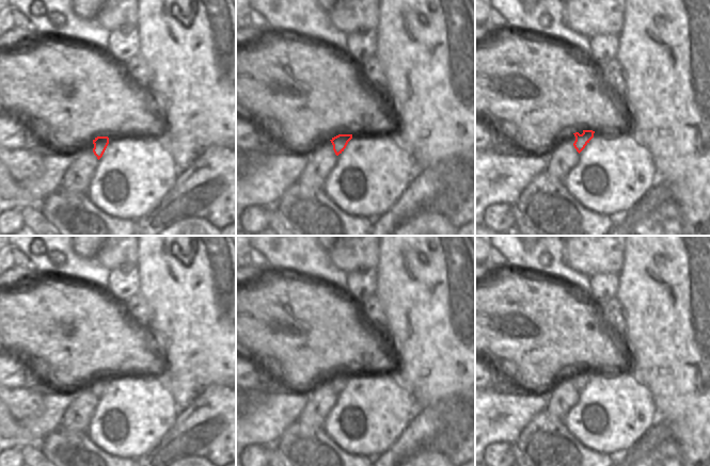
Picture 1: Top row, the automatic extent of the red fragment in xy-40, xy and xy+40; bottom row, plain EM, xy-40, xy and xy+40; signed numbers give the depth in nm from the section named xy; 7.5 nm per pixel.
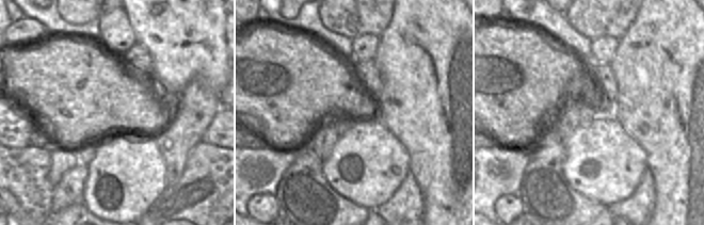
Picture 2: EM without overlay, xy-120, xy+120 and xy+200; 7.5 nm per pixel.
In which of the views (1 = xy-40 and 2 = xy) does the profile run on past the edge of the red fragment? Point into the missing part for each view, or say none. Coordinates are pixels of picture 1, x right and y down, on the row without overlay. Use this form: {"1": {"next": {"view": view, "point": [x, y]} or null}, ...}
{"1": {"next": null}, "2": {"next": null}}

